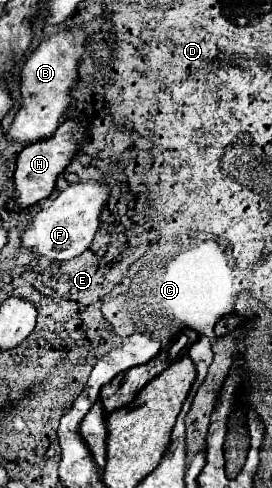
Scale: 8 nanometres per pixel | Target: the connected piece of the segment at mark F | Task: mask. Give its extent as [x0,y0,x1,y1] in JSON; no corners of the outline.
[22,180,110,260]

